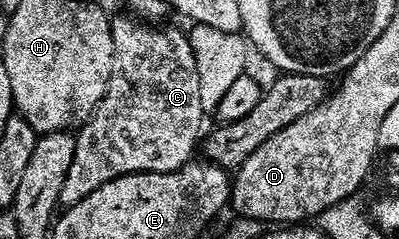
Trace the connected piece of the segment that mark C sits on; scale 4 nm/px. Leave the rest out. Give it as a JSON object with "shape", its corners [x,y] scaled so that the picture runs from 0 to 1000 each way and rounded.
{"shape":[[[323,75],[283,84],[286,268],[271,372],[236,477],[193,552],[190,657],[180,657],[180,707],[160,753],[148,824],[158,870],[201,858],[201,841],[241,808],[241,791],[308,749],[313,732],[429,732],[479,678],[499,628],[511,565],[511,469],[501,439],[501,305],[491,289],[491,230],[481,222],[474,142],[436,113]]]}

